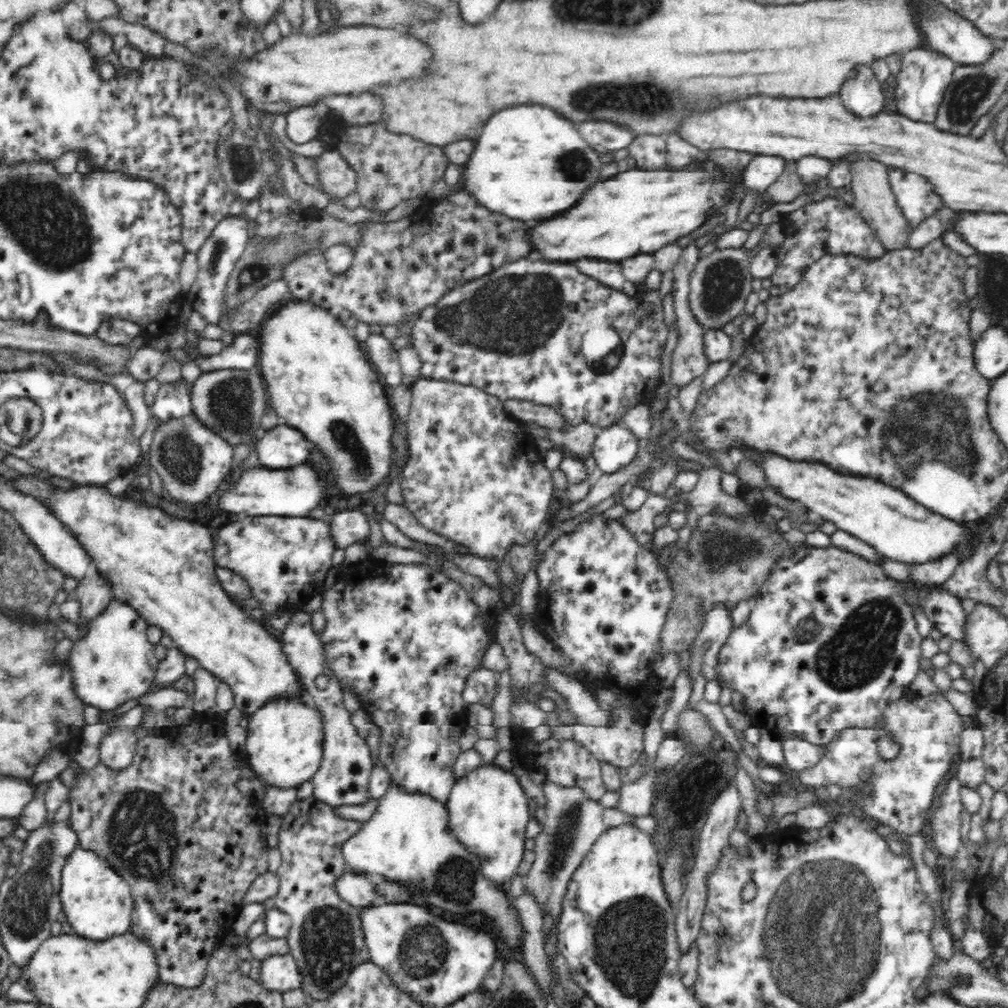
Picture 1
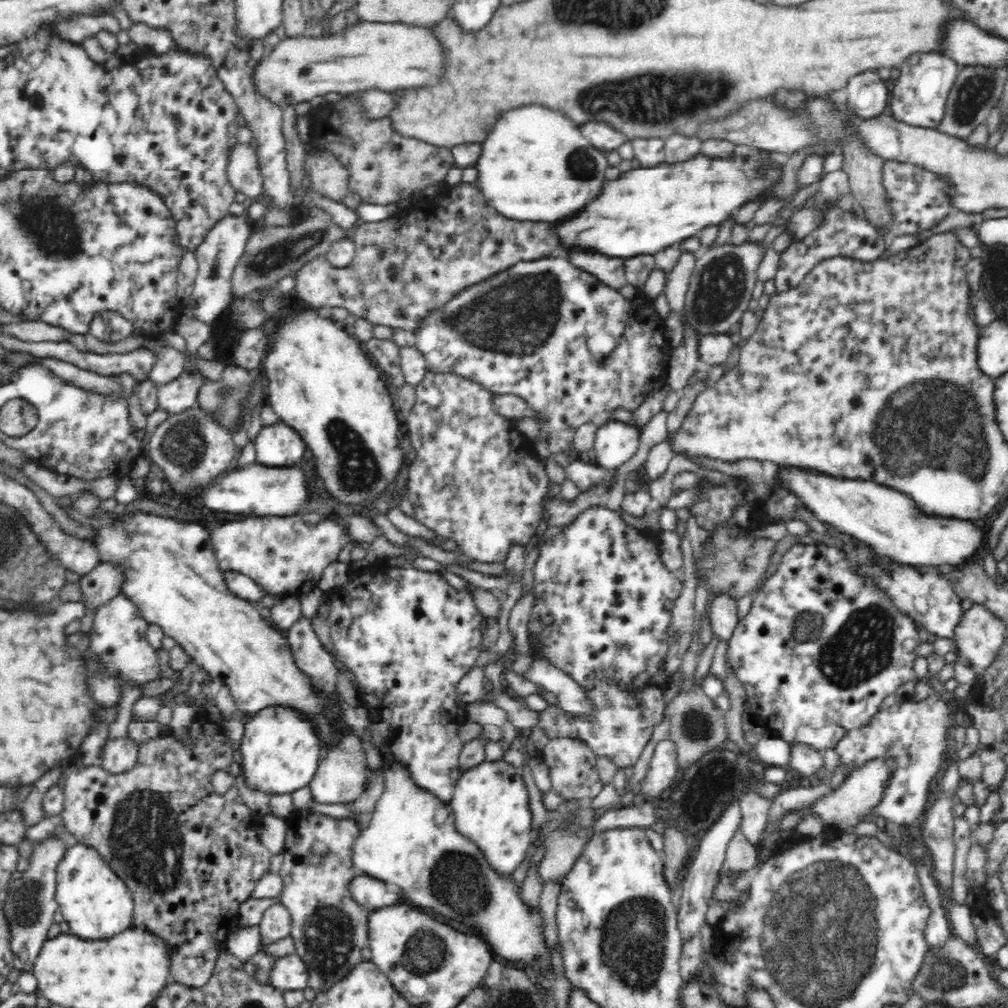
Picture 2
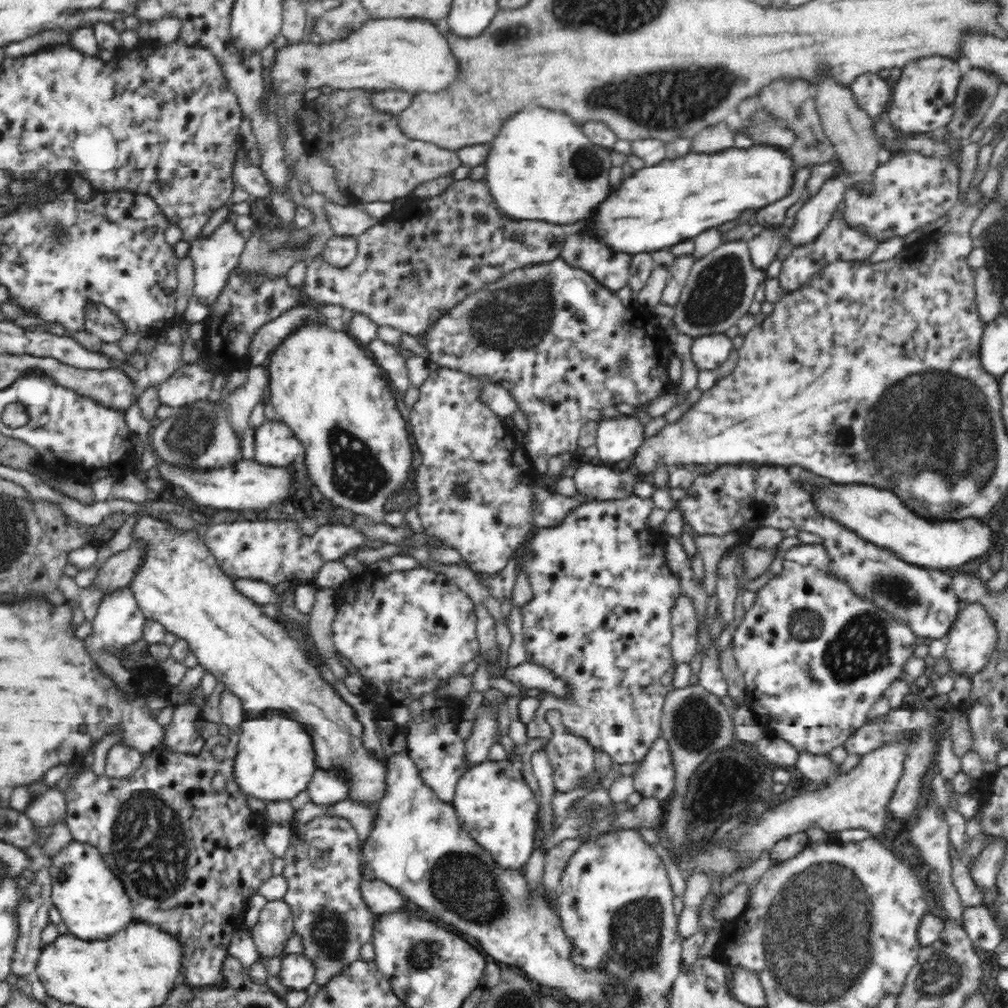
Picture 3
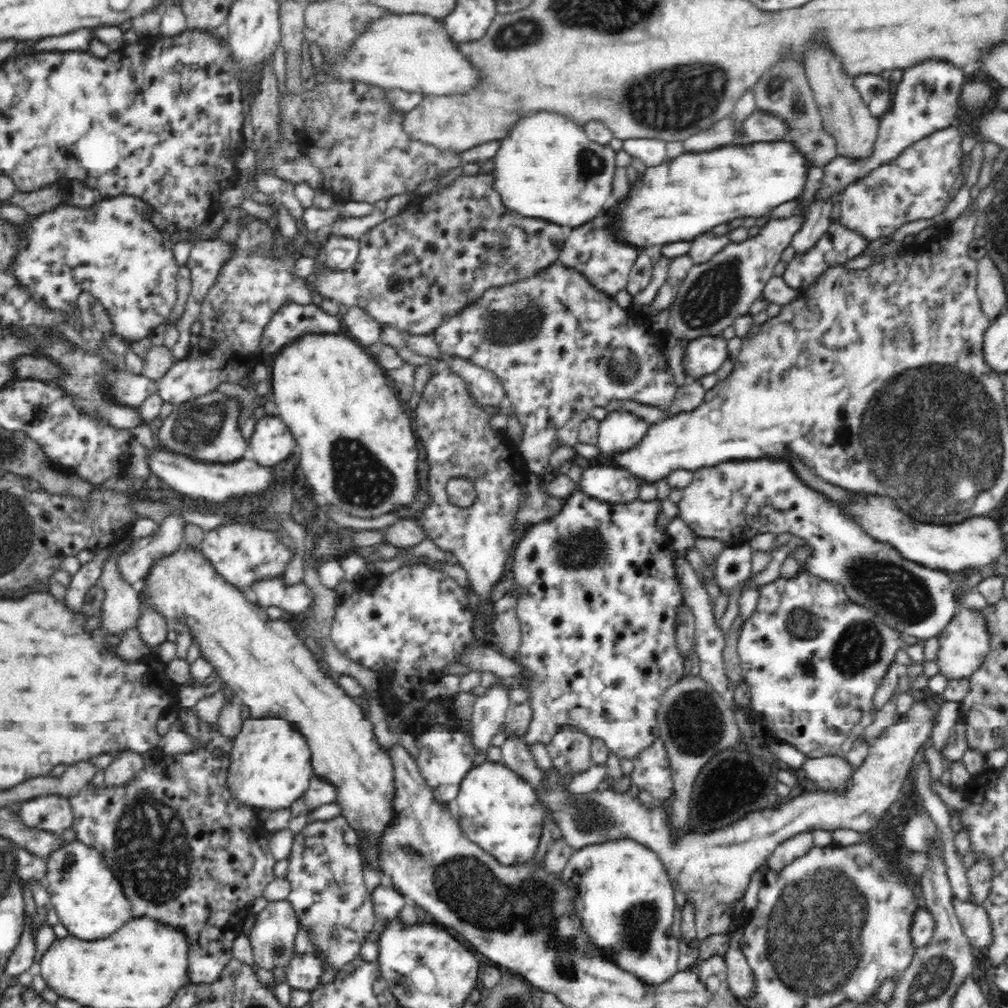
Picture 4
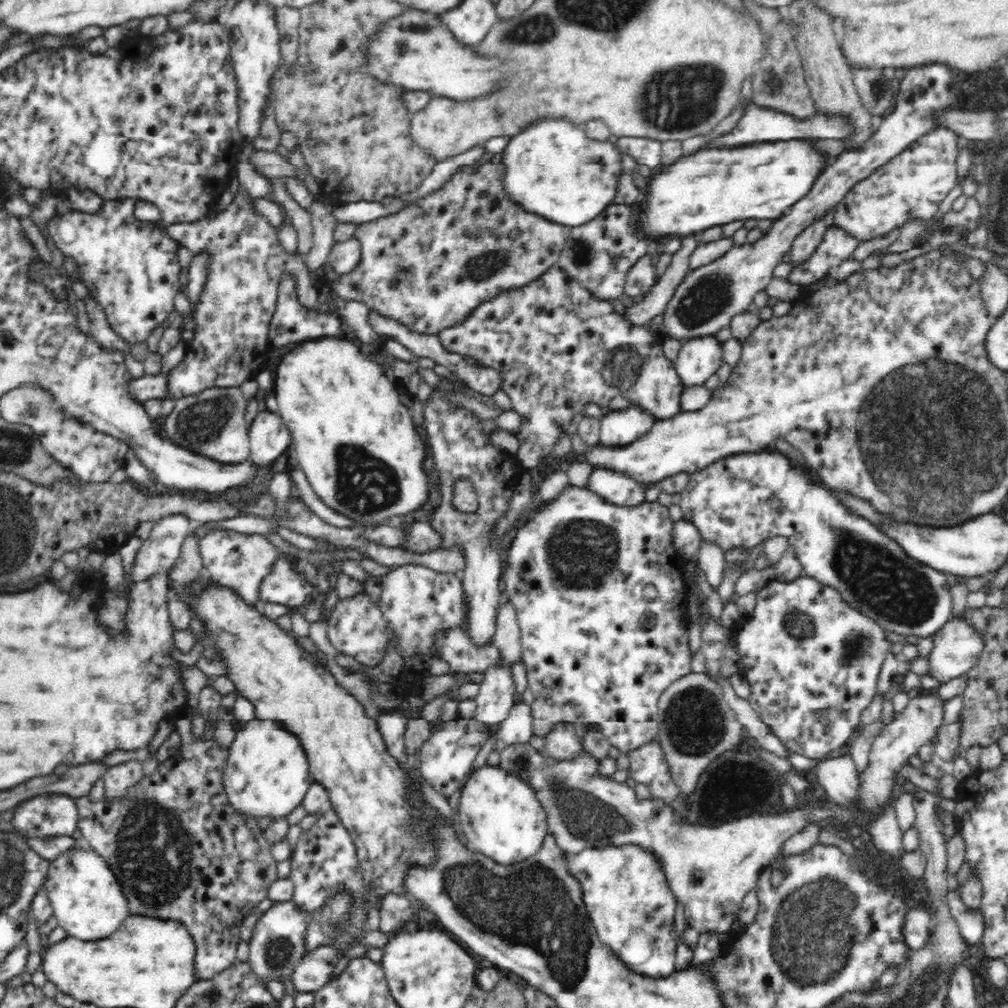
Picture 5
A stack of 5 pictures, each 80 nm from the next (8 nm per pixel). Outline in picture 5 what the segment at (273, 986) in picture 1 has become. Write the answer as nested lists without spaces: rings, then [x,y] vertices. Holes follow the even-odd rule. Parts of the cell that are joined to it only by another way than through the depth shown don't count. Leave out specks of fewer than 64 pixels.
[[[330,944],[318,946],[316,950],[306,952],[294,965],[289,974],[294,988],[299,992],[314,993],[325,985],[338,962],[335,950]]]

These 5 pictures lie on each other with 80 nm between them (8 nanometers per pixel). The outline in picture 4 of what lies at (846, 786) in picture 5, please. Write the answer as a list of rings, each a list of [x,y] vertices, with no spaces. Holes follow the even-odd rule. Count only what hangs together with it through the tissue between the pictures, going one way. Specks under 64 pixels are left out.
[[[840,754],[806,757],[801,768],[812,782],[824,789],[843,789],[845,780],[854,770]]]

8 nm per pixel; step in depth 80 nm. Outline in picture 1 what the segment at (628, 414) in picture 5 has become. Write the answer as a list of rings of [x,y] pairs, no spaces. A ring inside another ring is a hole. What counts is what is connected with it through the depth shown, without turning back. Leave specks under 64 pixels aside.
[[[622,424],[601,429],[592,448],[596,473],[614,474],[630,464],[640,448],[636,437]]]

